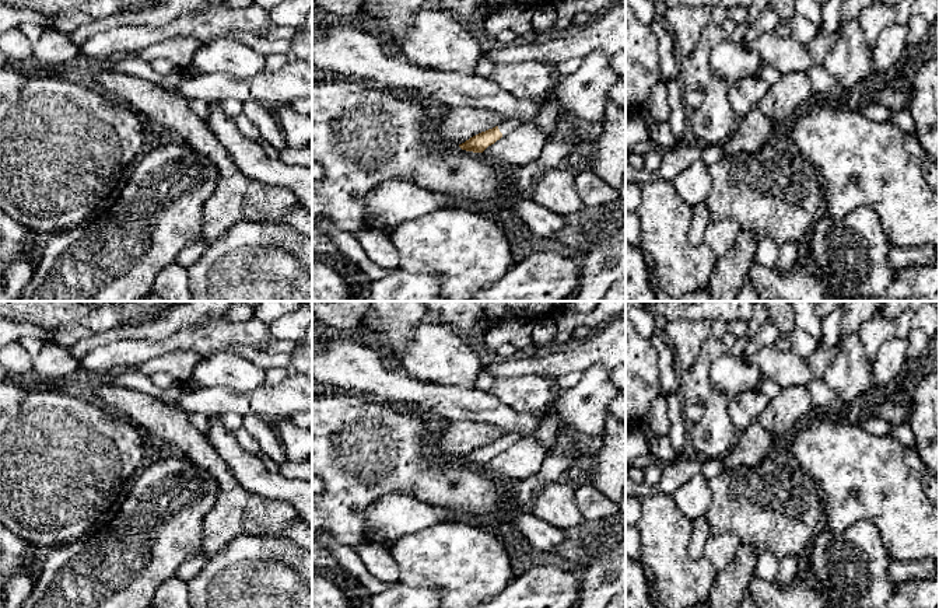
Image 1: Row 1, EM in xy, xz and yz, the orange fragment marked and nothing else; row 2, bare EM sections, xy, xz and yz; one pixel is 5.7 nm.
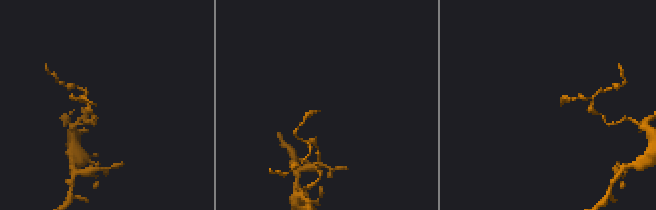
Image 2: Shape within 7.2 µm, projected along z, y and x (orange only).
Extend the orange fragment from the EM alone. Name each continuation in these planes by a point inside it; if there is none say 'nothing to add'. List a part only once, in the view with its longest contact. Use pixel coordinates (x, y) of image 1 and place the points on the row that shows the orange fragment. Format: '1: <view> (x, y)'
1: xz (505, 126)

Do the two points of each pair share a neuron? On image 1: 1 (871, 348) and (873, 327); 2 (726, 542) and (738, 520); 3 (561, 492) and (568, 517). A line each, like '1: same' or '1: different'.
1: same
2: different
3: same

